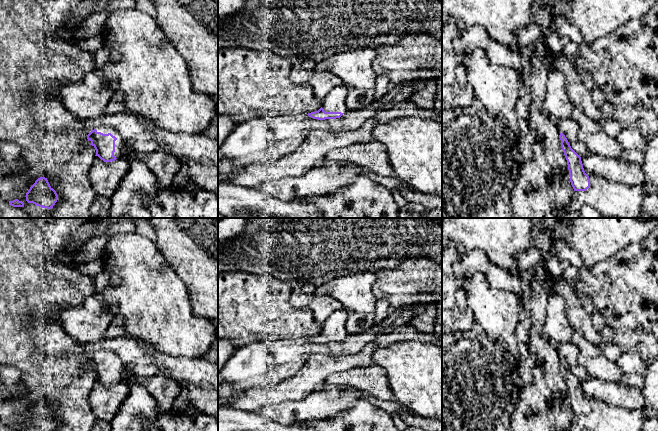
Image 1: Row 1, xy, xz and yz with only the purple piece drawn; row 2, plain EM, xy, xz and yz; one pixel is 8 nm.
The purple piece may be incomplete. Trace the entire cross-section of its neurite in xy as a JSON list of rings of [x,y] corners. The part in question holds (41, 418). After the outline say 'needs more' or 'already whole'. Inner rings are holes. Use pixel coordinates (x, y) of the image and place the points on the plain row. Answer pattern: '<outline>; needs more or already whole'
[[[45,401],[38,402],[26,417],[26,425],[39,431],[53,431],[57,424],[56,415]]]; already whole

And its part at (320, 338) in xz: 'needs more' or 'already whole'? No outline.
needs more

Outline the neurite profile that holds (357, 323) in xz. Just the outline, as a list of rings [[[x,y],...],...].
[[[377,299],[375,310],[371,314],[352,312],[346,322],[347,334],[362,334],[369,332],[374,326],[383,321],[390,313],[389,301]]]

